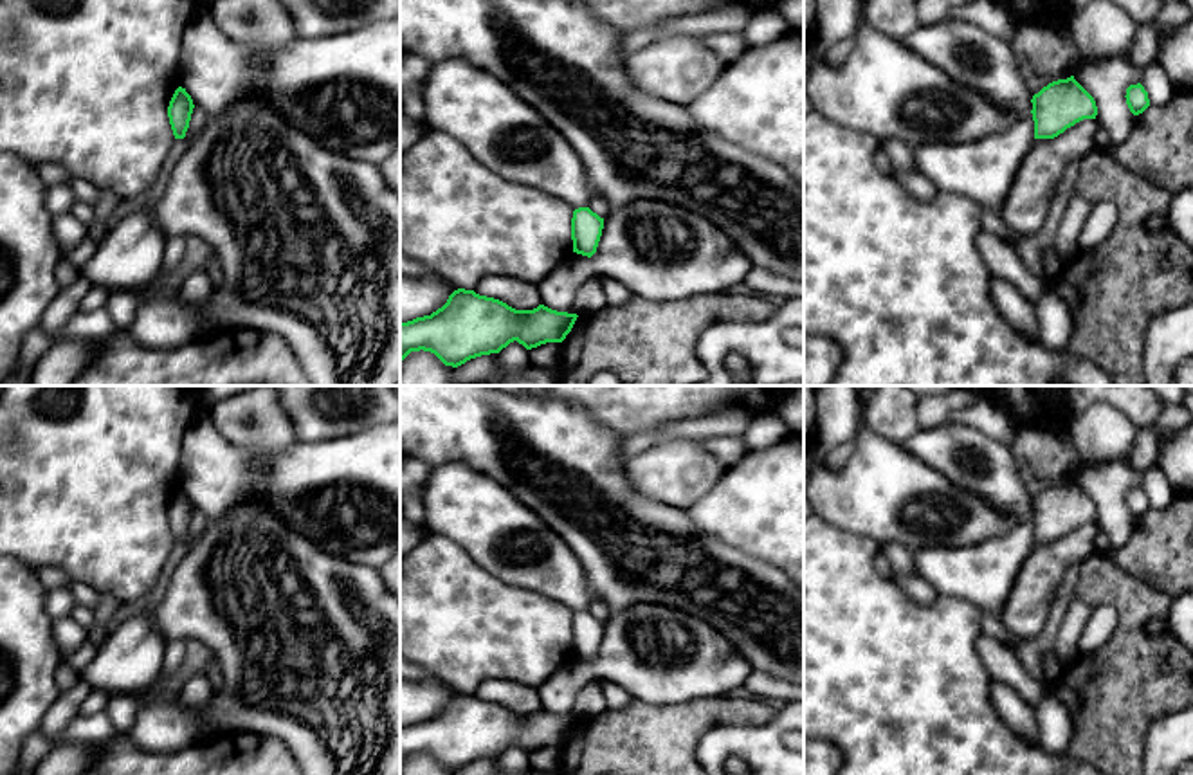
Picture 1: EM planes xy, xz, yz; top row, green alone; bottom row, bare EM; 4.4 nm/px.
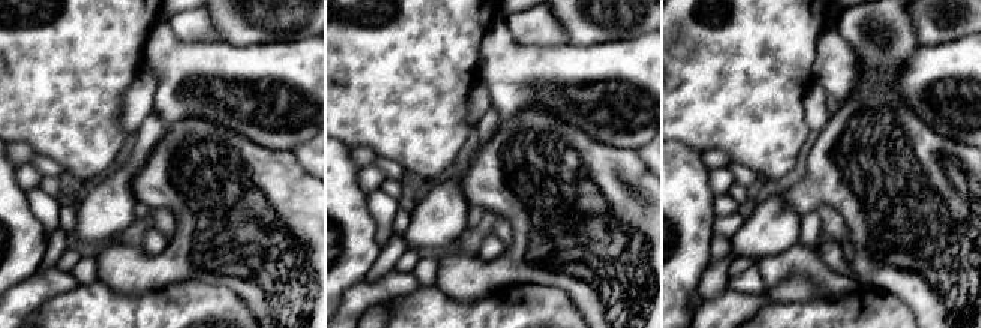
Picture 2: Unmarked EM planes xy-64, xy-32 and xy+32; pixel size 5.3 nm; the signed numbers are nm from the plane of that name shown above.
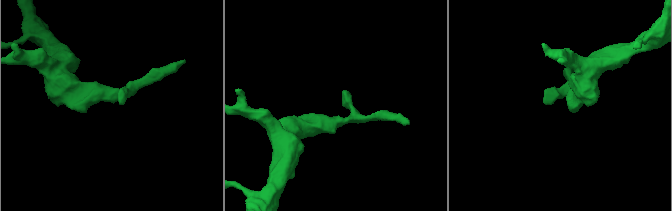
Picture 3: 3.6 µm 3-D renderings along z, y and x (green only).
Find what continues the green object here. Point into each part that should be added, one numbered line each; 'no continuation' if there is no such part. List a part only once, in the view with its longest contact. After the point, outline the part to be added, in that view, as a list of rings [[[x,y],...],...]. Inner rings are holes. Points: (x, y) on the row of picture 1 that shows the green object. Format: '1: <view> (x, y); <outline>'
no continuation

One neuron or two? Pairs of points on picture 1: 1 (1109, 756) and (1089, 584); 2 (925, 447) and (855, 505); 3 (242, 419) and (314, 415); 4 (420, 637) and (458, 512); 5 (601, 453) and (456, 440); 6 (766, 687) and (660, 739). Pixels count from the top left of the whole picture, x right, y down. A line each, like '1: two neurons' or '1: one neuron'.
1: one neuron
2: two neurons
3: two neurons
4: two neurons
5: one neuron
6: two neurons

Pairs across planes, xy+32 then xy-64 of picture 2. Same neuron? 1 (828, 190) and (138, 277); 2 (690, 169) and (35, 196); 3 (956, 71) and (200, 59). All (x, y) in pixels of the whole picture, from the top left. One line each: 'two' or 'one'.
1: one
2: two
3: one

